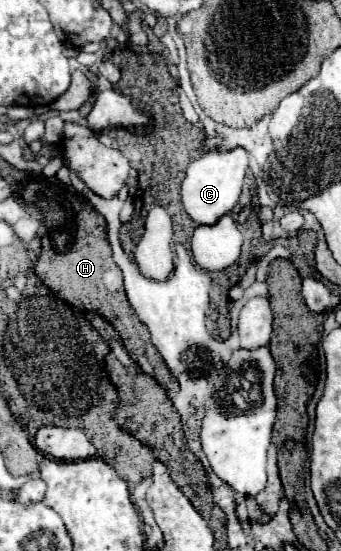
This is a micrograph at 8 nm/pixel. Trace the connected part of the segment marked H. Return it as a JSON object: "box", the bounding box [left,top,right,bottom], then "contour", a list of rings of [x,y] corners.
{"box":[34,205,180,397],"contour":[[[84,205],[84,207],[86,209],[78,215],[78,235],[76,235],[74,249],[68,253],[58,253],[58,251],[52,251],[50,245],[48,247],[44,245],[40,257],[34,265],[34,271],[40,277],[40,281],[56,297],[62,297],[74,309],[92,311],[92,313],[102,315],[106,321],[110,321],[114,325],[114,329],[118,331],[118,335],[122,337],[122,343],[124,343],[128,355],[142,367],[142,371],[146,375],[152,375],[172,397],[180,389],[178,381],[170,373],[168,365],[162,361],[160,353],[156,351],[156,347],[150,341],[148,329],[134,315],[134,311],[124,295],[122,271],[118,269],[118,265],[112,259],[112,249],[110,249],[110,243],[106,237],[106,221],[102,221],[102,215],[92,205]]]}

